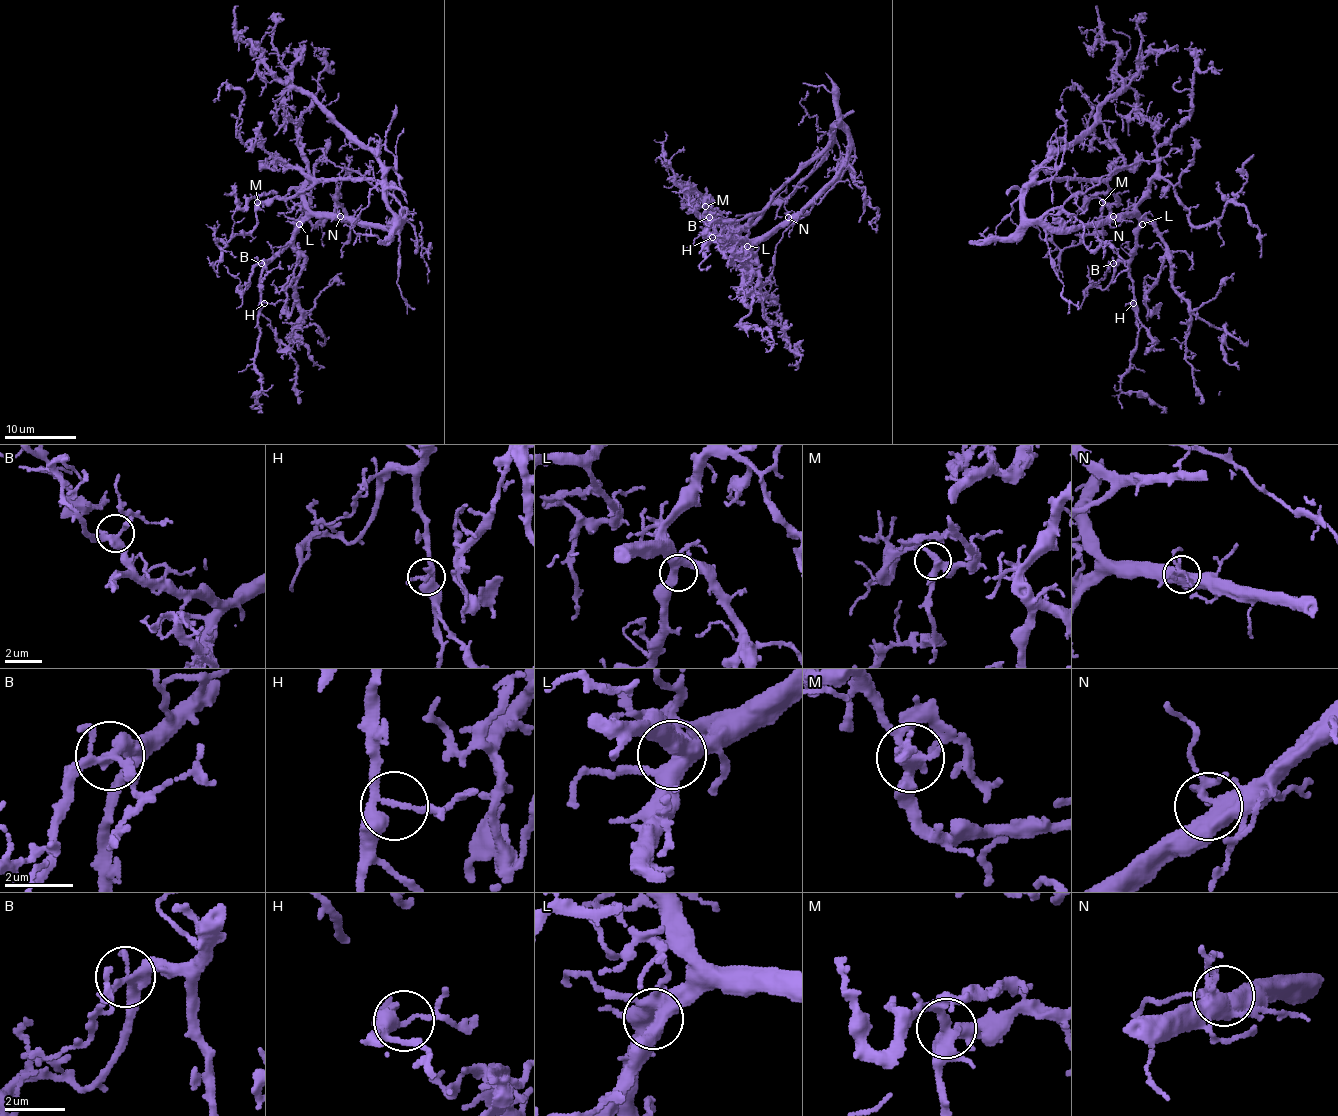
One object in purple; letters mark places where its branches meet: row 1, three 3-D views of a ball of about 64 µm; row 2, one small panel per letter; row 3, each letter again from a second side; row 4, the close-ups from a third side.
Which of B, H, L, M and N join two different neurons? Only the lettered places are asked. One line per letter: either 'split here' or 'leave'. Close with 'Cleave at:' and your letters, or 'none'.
B: leave
H: leave
L: leave
M: leave
N: leave
Cleave at: none

